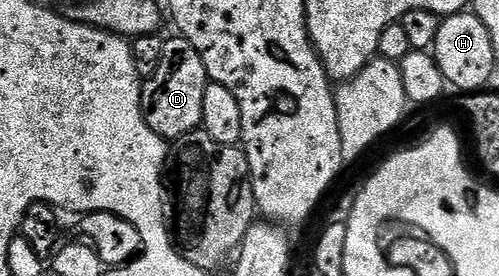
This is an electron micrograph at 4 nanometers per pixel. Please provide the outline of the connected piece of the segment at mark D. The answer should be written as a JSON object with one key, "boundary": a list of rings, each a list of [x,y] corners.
{"boundary":[[[179,35],[169,36],[162,47],[162,63],[158,63],[158,71],[150,75],[140,91],[140,102],[146,123],[150,131],[171,143],[182,135],[195,133],[203,126],[202,103],[206,100],[206,87],[210,84],[206,63],[202,63],[202,55],[190,47],[190,43]]]}

